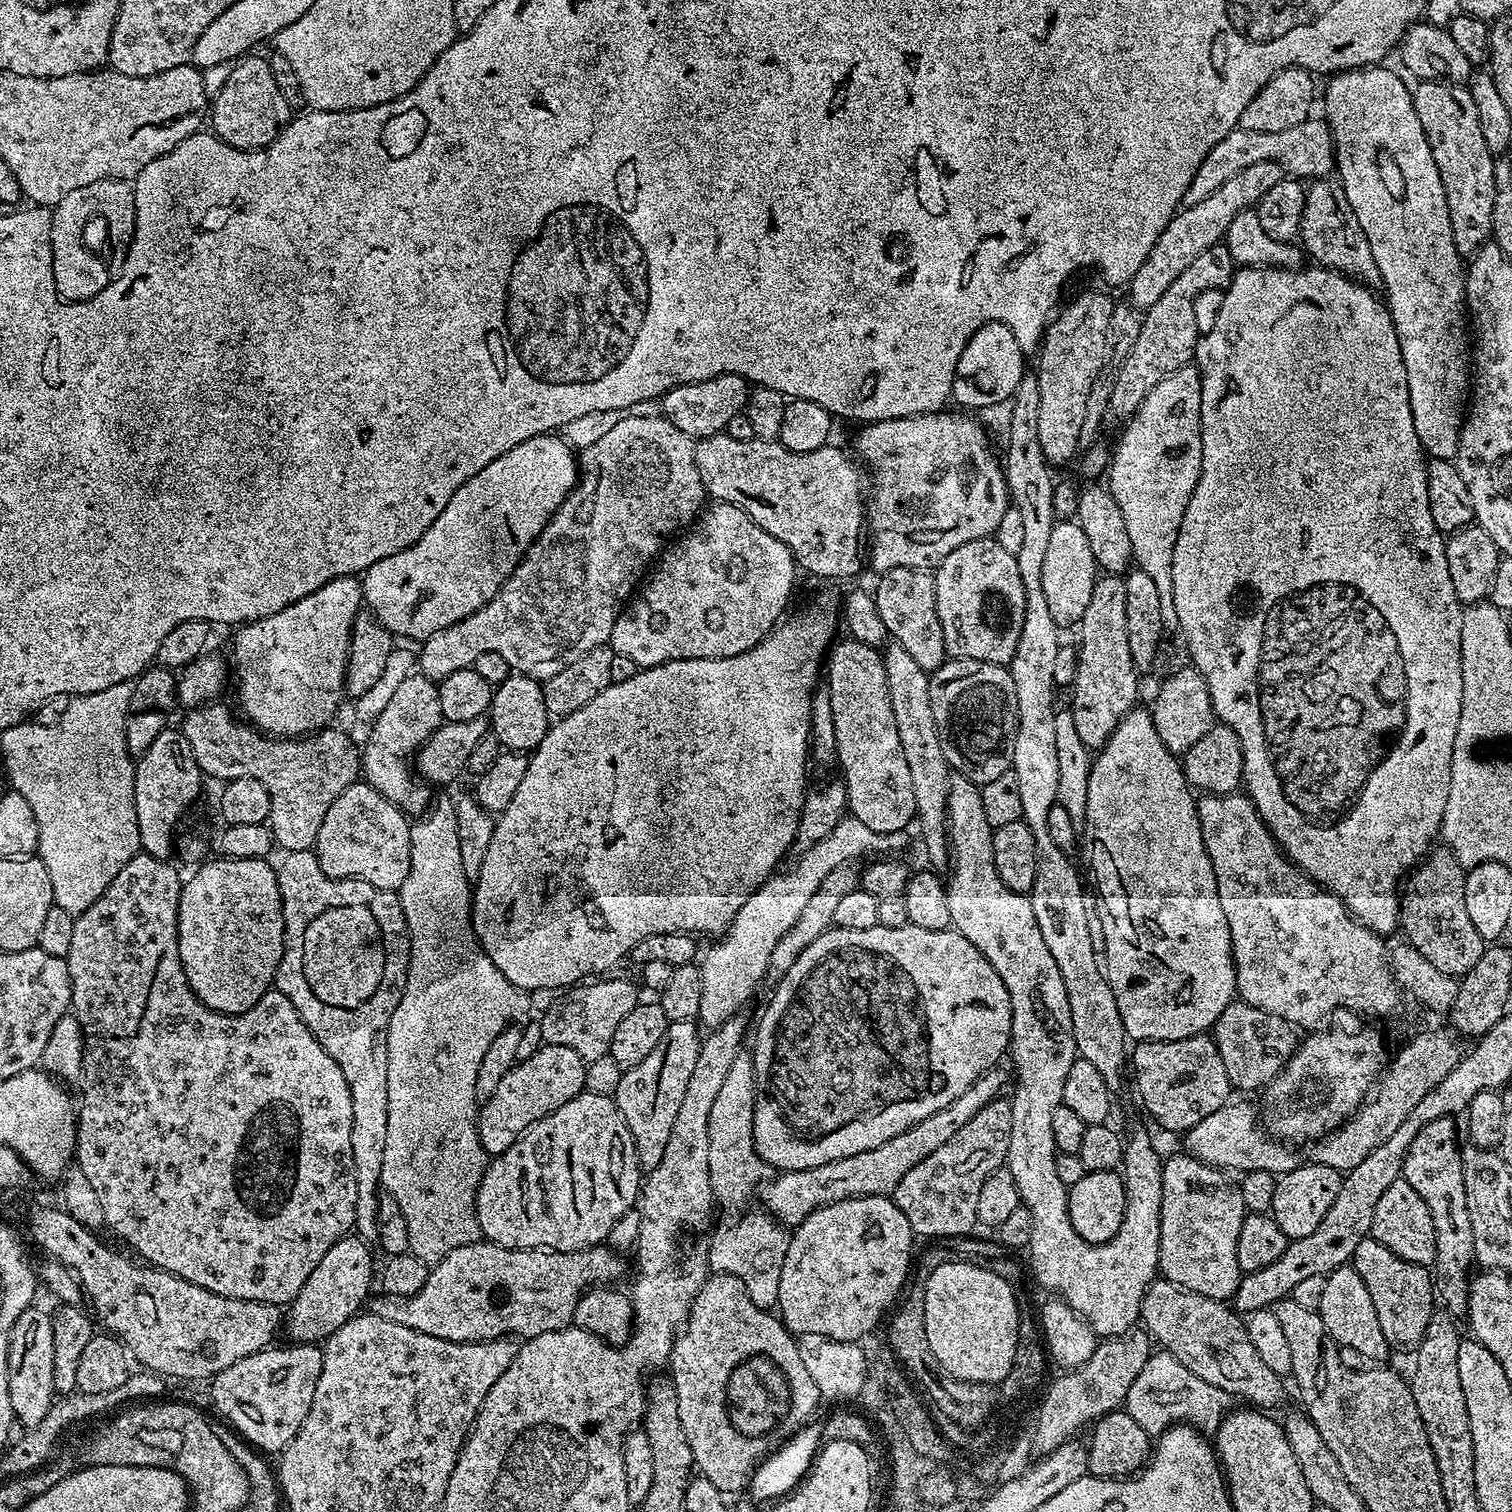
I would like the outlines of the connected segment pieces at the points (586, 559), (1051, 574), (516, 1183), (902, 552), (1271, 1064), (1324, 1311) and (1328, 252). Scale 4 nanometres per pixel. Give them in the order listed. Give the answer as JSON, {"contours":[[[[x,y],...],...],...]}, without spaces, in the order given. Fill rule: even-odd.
{"contours":[[[[636,414],[621,415],[618,426],[579,453],[578,479],[572,491],[495,598],[419,645],[419,675],[439,682],[454,674],[454,670],[472,667],[478,654],[489,652],[502,654],[513,673],[543,682],[558,674],[558,670],[566,670],[570,662],[578,662],[582,654],[611,641],[614,622],[634,589],[645,579],[650,565],[673,537],[695,521],[706,504],[692,437],[682,434],[663,415],[632,415]]],[[[1075,522],[1053,523],[1040,563],[1040,592],[1046,600],[1048,617],[1057,626],[1079,625],[1082,614],[1086,614],[1086,606],[1090,606],[1090,594],[1097,579],[1098,569],[1080,525]]],[[[587,1090],[566,1102],[566,1106],[558,1106],[554,1114],[542,1118],[537,1124],[531,1124],[522,1135],[506,1151],[500,1153],[489,1163],[488,1169],[484,1171],[484,1177],[476,1191],[476,1217],[480,1223],[480,1230],[485,1241],[501,1244],[504,1248],[531,1248],[533,1250],[551,1250],[553,1252],[577,1252],[580,1248],[591,1248],[605,1243],[604,1240],[612,1232],[612,1227],[620,1220],[624,1208],[637,1203],[642,1187],[642,1169],[635,1163],[636,1147],[632,1141],[630,1130],[622,1118],[622,1114],[616,1108],[615,1099],[612,1096],[594,1094]],[[616,1176],[628,1176],[628,1184],[620,1185]]],[[[941,410],[938,412],[928,412],[924,416],[907,416],[906,418],[900,418],[898,420],[873,420],[871,422],[865,423],[864,428],[856,436],[856,452],[861,456],[862,459],[868,463],[868,468],[872,471],[872,489],[867,489],[866,492],[866,556],[872,559],[872,568],[876,571],[876,574],[883,574],[894,570],[895,568],[923,568],[925,570],[935,569],[936,565],[941,564],[946,558],[946,554],[950,554],[950,550],[958,550],[958,546],[966,546],[966,542],[974,542],[975,540],[982,540],[991,537],[995,533],[998,522],[1002,522],[1002,514],[1006,514],[1006,510],[1010,507],[1010,497],[1008,495],[1008,484],[1004,481],[1004,469],[1002,467],[1001,461],[996,460],[996,456],[992,453],[992,448],[988,445],[988,436],[984,433],[984,428],[976,420],[971,420],[971,415],[960,414],[964,416],[955,416],[954,413],[948,412],[949,410]]],[[[1241,1000],[1228,1004],[1212,1027],[1212,1037],[1219,1050],[1228,1080],[1235,1089],[1263,1089],[1284,1068],[1295,1052],[1293,1027],[1268,1011],[1250,1007]]],[[[1339,1267],[1324,1276],[1318,1311],[1328,1335],[1336,1341],[1341,1349],[1349,1348],[1350,1351],[1365,1356],[1368,1359],[1365,1361],[1368,1362],[1383,1361],[1380,1359],[1390,1351],[1388,1340],[1382,1334],[1382,1326],[1378,1326],[1378,1316],[1374,1314],[1374,1304],[1370,1302],[1370,1290],[1366,1290],[1366,1282],[1362,1282],[1362,1278],[1358,1278],[1355,1268]]],[[[1317,178],[1307,185],[1300,219],[1299,243],[1305,253],[1312,256],[1317,265],[1338,272],[1349,280],[1364,286],[1375,285],[1379,281],[1378,266],[1374,266],[1374,256],[1370,254],[1370,244],[1358,226],[1354,214],[1344,197],[1344,189],[1339,183],[1328,178]]]]}

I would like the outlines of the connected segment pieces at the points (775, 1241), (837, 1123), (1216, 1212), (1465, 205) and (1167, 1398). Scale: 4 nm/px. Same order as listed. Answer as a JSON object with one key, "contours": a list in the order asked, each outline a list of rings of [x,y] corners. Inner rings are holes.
{"contours":[[[[759,1211],[748,1212],[733,1224],[718,1229],[712,1236],[708,1260],[713,1273],[725,1272],[738,1278],[738,1282],[746,1286],[746,1294],[750,1294],[754,1306],[772,1310],[776,1308],[778,1282],[782,1282],[782,1262],[786,1258],[789,1233],[767,1211]]],[[[910,923],[901,928],[882,928],[877,926],[870,930],[846,930],[845,928],[833,926],[827,932],[822,933],[816,941],[806,946],[802,950],[802,954],[798,954],[798,962],[794,962],[794,966],[790,966],[790,970],[786,970],[786,974],[775,985],[775,988],[776,993],[773,994],[772,1001],[769,1002],[768,1009],[765,1010],[764,1017],[760,1020],[760,1029],[756,1032],[756,1049],[751,1049],[750,1052],[752,1065],[756,1071],[756,1105],[754,1106],[752,1137],[754,1138],[756,1152],[761,1160],[771,1169],[774,1167],[776,1168],[775,1170],[780,1172],[793,1172],[794,1170],[806,1170],[814,1166],[822,1166],[826,1162],[834,1162],[838,1158],[850,1158],[850,1154],[862,1154],[862,1150],[874,1150],[874,1146],[882,1146],[882,1142],[890,1142],[890,1138],[894,1138],[898,1134],[905,1132],[910,1126],[922,1122],[922,1118],[930,1118],[930,1114],[934,1114],[934,1110],[942,1110],[942,1106],[954,1102],[954,1098],[962,1095],[983,1072],[987,1072],[989,1068],[999,1065],[1001,1063],[999,1061],[1000,1055],[1003,1052],[1005,1055],[1010,1048],[1010,1041],[1012,1039],[1010,994],[1006,990],[1006,986],[1002,986],[1002,978],[998,978],[994,966],[990,966],[990,962],[986,962],[986,958],[982,953],[960,932],[955,930],[924,930]]],[[[1179,1154],[1163,1161],[1160,1174],[1160,1267],[1163,1279],[1174,1282],[1179,1288],[1202,1294],[1206,1298],[1227,1301],[1240,1285],[1241,1270],[1236,1261],[1238,1230],[1246,1215],[1242,1194],[1235,1183],[1227,1180],[1219,1168],[1211,1168],[1193,1156]]],[[[1420,82],[1415,86],[1417,88],[1411,89],[1414,110],[1418,114],[1418,122],[1422,122],[1422,134],[1426,134],[1426,142],[1430,142],[1430,154],[1434,154],[1438,178],[1442,178],[1442,190],[1446,190],[1454,246],[1461,257],[1468,258],[1483,244],[1489,243],[1492,235],[1496,181],[1494,153],[1482,139],[1478,110],[1467,87],[1439,82]]],[[[1158,1350],[1149,1355],[1138,1377],[1127,1390],[1124,1411],[1130,1414],[1134,1422],[1146,1430],[1149,1436],[1160,1435],[1165,1429],[1178,1423],[1190,1423],[1193,1427],[1214,1432],[1231,1411],[1233,1402],[1233,1397],[1228,1392],[1198,1378],[1169,1352]]]]}

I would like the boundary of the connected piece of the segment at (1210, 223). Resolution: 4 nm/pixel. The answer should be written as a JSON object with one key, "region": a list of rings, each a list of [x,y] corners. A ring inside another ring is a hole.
{"region":[[[1258,162],[1254,166],[1246,166],[1237,176],[1230,178],[1230,182],[1222,182],[1222,186],[1218,186],[1218,190],[1210,194],[1210,198],[1202,198],[1202,202],[1177,211],[1162,230],[1158,242],[1154,242],[1146,262],[1138,266],[1138,270],[1127,285],[1126,291],[1132,299],[1128,299],[1131,307],[1146,310],[1154,306],[1154,302],[1158,302],[1158,298],[1162,298],[1162,294],[1170,290],[1170,286],[1179,278],[1182,270],[1186,270],[1186,266],[1190,266],[1190,262],[1194,262],[1194,258],[1198,258],[1202,253],[1212,252],[1215,244],[1221,243],[1230,222],[1234,222],[1238,214],[1255,206],[1262,198],[1262,194],[1271,190],[1281,178],[1282,173],[1277,164]]]}

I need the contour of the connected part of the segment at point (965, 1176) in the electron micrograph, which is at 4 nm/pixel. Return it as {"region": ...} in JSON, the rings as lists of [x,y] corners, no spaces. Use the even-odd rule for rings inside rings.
{"region":[[[1007,1099],[991,1100],[950,1142],[938,1146],[930,1158],[922,1158],[922,1162],[898,1182],[891,1199],[896,1201],[898,1210],[906,1214],[906,1222],[910,1222],[917,1237],[957,1238],[968,1236],[973,1231],[971,1228],[977,1227],[978,1190],[982,1190],[982,1182],[986,1182],[989,1174],[1008,1159],[1011,1117],[1012,1105]]]}

